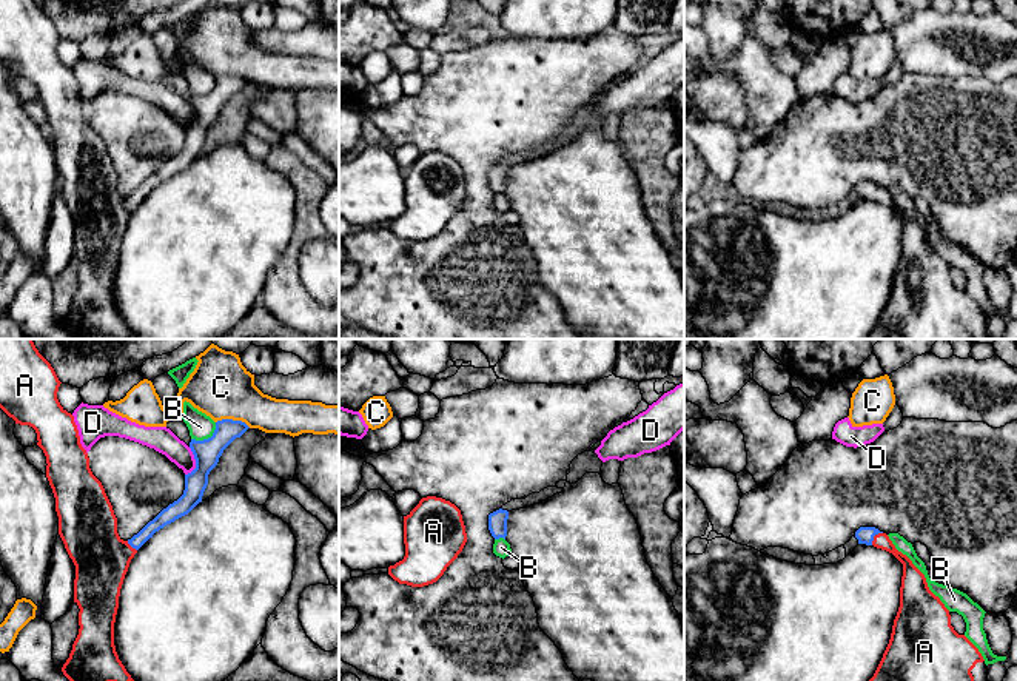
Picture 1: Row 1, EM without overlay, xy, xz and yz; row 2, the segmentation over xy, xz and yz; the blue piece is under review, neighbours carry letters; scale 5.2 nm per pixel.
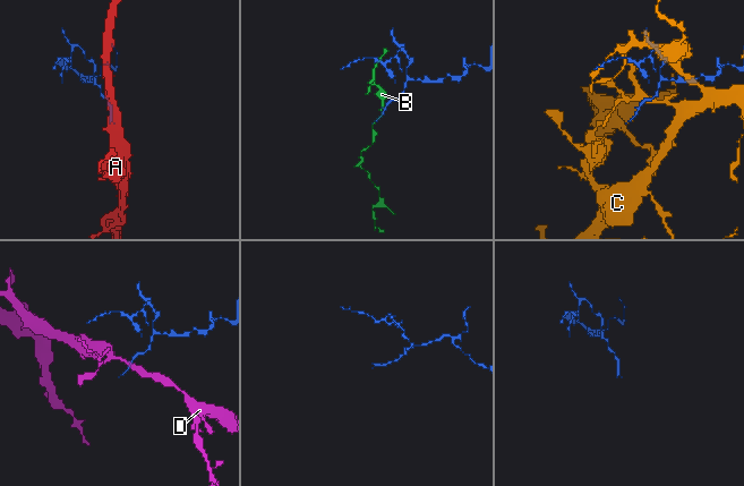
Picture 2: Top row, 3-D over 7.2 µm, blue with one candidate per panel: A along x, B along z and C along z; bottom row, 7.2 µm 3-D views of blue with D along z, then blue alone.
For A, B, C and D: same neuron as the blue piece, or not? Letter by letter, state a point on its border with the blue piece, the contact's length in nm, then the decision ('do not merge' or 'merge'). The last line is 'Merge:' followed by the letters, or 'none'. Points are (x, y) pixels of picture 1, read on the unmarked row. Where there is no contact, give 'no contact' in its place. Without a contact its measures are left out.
A: meets blue in yz at (874, 190); contact 90 nm long; merge
B: meets blue in xy at (208, 93); contact 160 nm long; do not merge
C: meets blue in xy at (231, 74); contact 190 nm long; do not merge
D: meets blue in xy at (196, 117); contact 150 nm long; do not merge
Merge: A

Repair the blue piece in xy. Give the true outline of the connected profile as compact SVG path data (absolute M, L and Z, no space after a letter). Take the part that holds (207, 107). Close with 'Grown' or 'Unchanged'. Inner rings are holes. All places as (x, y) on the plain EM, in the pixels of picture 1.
M0 0L0 63L15 79L29 80L37 88L37 100L46 111L46 133L55 153L59 190L76 220L74 257L80 263L80 283L62 327L72 339L137 339L119 314L114 300L119 251L129 217L156 186L188 169L202 157L210 126L217 120L223 105L250 82L242 75L222 74L216 77L211 92L191 94L190 103L196 114L196 123L185 129L183 149L137 190L123 196L117 188L117 173L105 143L89 123L89 112L80 99L74 71L57 54L60 39L54 23L35 0Z. Grown

